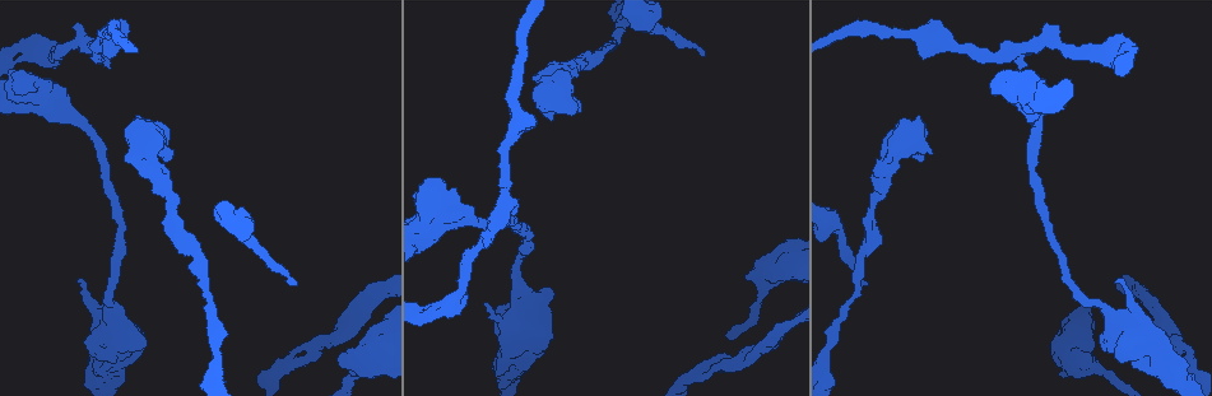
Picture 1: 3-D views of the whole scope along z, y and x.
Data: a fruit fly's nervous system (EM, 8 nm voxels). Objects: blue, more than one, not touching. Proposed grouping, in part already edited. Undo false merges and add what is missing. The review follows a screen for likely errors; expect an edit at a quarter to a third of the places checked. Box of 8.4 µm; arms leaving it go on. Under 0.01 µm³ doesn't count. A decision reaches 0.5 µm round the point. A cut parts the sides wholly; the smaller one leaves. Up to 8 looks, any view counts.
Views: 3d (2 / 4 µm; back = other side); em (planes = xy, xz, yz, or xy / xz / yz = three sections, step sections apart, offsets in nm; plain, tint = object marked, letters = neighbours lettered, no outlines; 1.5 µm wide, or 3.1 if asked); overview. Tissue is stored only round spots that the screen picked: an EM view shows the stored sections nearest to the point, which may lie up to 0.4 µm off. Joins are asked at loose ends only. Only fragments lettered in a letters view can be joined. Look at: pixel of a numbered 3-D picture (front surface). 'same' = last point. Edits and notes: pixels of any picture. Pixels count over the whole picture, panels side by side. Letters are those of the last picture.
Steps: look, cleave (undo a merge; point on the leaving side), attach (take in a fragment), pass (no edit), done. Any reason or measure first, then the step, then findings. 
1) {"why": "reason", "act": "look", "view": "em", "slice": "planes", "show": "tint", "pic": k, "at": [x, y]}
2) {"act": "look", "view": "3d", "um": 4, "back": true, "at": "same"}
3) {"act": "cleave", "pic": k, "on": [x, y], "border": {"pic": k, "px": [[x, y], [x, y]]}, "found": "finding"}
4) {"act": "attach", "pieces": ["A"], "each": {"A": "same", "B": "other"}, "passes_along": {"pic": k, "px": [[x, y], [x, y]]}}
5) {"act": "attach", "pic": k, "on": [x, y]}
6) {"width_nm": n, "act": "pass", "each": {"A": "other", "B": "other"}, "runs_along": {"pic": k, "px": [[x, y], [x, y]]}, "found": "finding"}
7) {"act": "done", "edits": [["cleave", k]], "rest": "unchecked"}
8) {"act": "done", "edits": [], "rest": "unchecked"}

{"why": "thick turns thin", "act": "look", "view": "em", "slice": "planes", "show": "letters", "pic": 1, "at": [357, 365]}

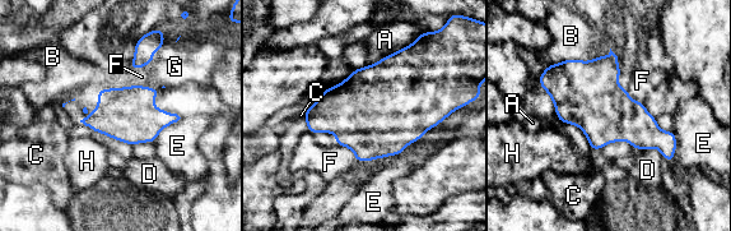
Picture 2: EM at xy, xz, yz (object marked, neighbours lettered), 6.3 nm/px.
{"width_nm": 340, "act": "pass", "each": {"A": "other", "B": "other", "C": "other", "D": "other", "E": "other", "F": "other", "G": "other", "H": "other"}, "border": {"pic": 2, "px": [[338, 144], [348, 147], [354, 161]]}, "found": "continuous, no second cell"}

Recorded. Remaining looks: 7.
{"why": "thin end", "act": "look", "view": "em", "slice": "xy", "step": 4, "show": "letters", "pic": 1, "at": [702, 53]}

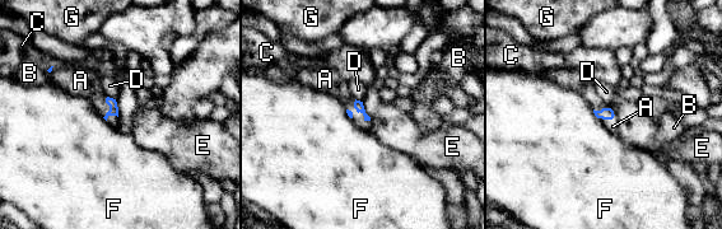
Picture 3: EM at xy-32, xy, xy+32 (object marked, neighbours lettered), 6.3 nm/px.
{"longest_contact_nm": ["A", 150], "act": "attach", "pieces": ["A"], "each": {"A": "same", "B": "other", "C": "other", "D": "other", "E": "other", "F": "other", "G": "other"}, "found": "the cell continues"}

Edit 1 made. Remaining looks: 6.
{"why": "see it whole again", "act": "look", "view": "overview"}

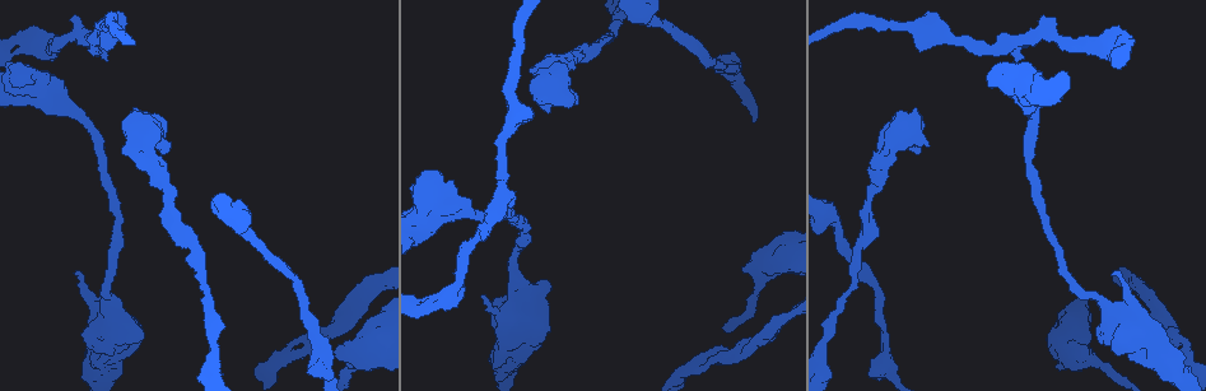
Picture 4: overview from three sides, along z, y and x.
{"why": "calibre changes", "act": "look", "view": "em", "slice": "planes", "show": "plain", "pic": 4, "at": [604, 42]}

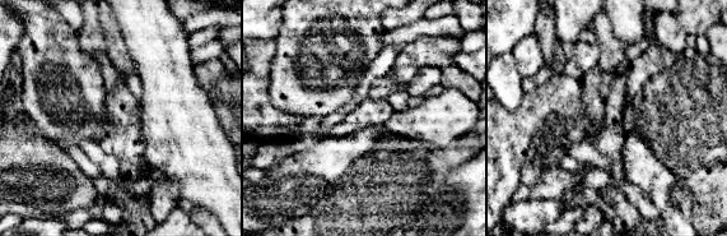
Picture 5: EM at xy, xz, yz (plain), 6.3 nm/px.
{"act": "look", "view": "em", "slice": "planes", "show": "tint", "at": "same"}

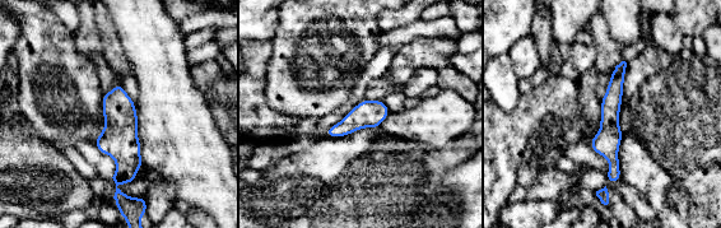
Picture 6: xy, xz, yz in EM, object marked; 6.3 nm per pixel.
{"act": "look", "view": "em", "slice": "planes", "show": "letters", "at": "same"}

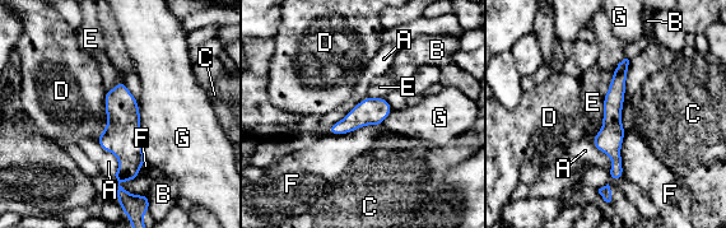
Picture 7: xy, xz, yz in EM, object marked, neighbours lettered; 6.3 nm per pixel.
{"longest_contact_nm": ["C", 460], "act": "pass", "each": {"A": "other", "B": "other", "C": "other", "D": "other", "E": "other", "F": "other", "G": "other"}, "border": {"pic": 7, "px": [[629, 60], [622, 111], [624, 131]]}, "found": "continuous, no second cell"}

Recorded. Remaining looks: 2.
{"act": "done", "edits": [["attach", 3]], "rest": "unchecked"}

